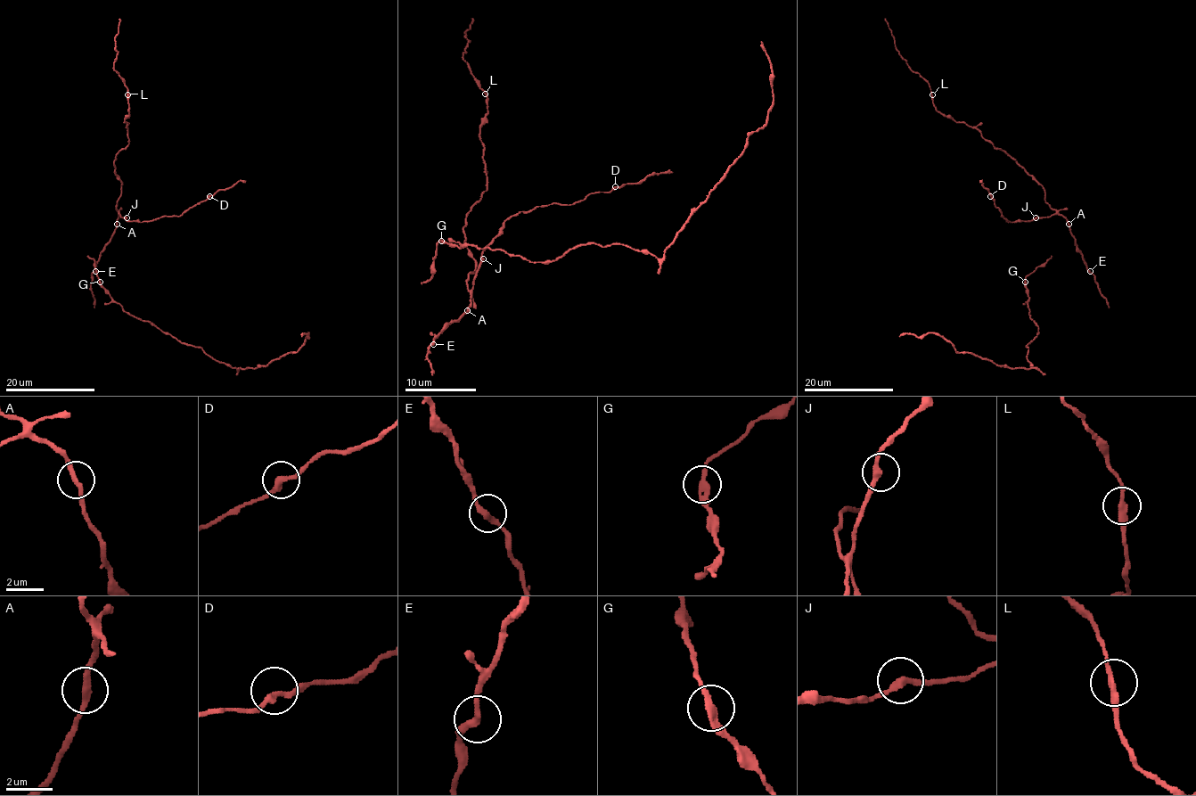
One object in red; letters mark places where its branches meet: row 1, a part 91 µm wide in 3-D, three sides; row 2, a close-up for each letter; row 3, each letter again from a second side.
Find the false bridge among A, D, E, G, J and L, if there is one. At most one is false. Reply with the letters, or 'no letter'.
no letter

